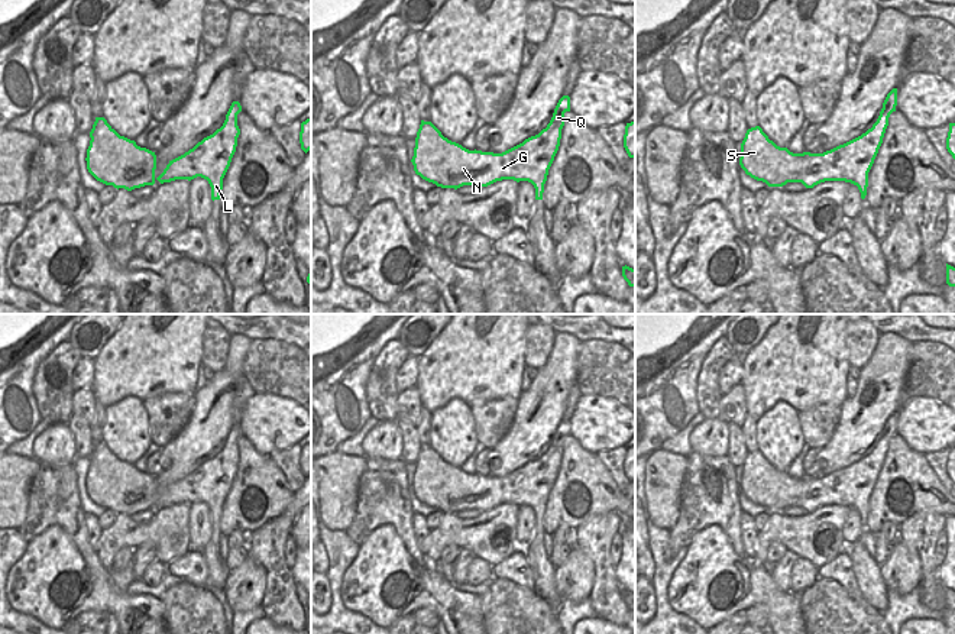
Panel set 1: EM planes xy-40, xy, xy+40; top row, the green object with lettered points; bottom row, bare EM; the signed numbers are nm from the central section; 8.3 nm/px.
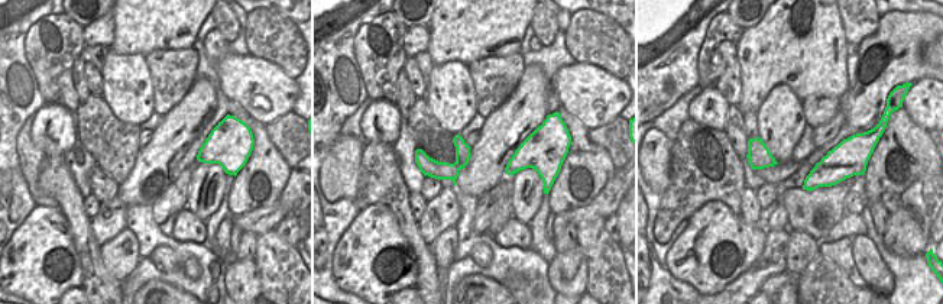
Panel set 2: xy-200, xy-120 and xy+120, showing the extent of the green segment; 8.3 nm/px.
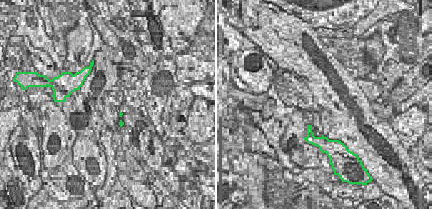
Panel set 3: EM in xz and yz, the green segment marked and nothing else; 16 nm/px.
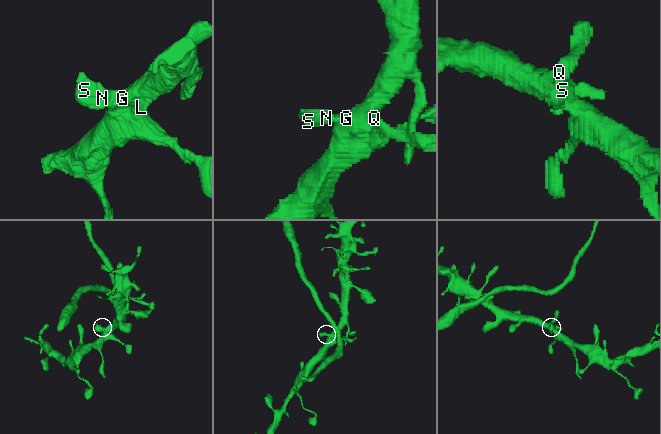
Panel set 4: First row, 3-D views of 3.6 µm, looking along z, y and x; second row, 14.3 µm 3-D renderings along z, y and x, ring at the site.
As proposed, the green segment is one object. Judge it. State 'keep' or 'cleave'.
keep

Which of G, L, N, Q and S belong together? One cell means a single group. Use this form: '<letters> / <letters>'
G L N Q S

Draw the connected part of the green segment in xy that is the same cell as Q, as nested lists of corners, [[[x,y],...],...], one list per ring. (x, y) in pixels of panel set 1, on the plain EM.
[[[569,420],[559,424],[546,453],[502,478],[469,475],[444,462],[431,446],[421,444],[411,483],[414,495],[437,511],[454,514],[463,510],[488,511],[502,504],[528,505],[535,512],[535,524],[543,524],[566,436],[570,436]]]

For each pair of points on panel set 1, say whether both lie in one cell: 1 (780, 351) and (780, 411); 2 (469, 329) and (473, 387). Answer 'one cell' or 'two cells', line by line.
1: two cells
2: one cell

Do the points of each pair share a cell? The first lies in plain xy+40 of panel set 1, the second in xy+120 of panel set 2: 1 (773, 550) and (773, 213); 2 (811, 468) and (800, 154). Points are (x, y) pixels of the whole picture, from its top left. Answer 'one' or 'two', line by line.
1: one
2: two

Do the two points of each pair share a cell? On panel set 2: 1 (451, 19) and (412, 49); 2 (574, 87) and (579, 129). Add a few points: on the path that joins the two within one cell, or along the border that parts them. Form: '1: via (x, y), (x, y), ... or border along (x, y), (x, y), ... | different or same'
1: border along (428, 25), (428, 48), (425, 51) | different
2: border along (561, 104), (587, 131) | different

